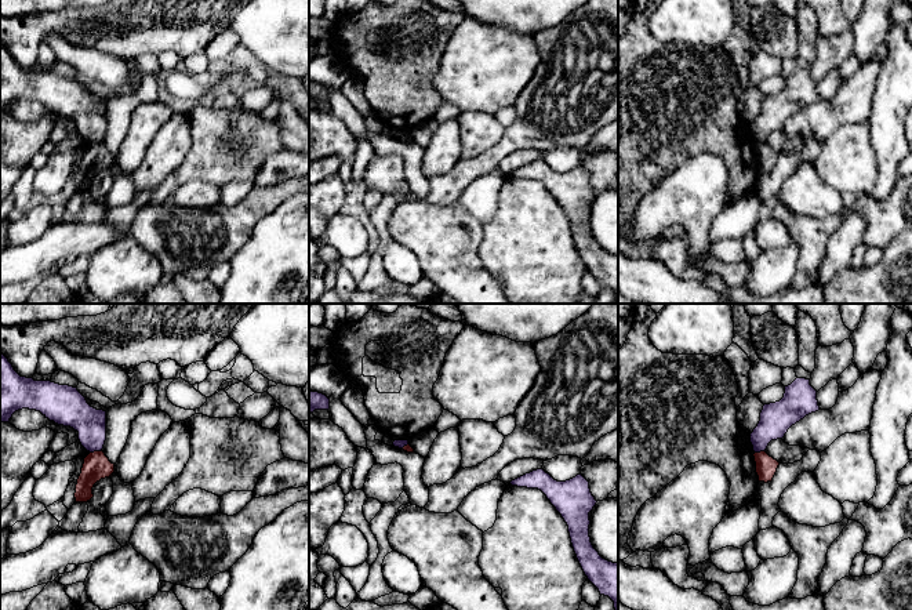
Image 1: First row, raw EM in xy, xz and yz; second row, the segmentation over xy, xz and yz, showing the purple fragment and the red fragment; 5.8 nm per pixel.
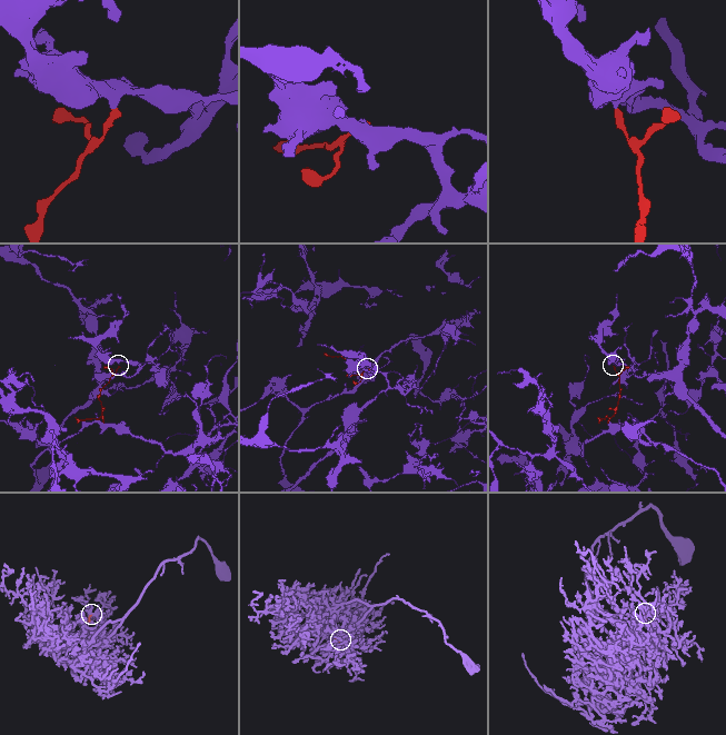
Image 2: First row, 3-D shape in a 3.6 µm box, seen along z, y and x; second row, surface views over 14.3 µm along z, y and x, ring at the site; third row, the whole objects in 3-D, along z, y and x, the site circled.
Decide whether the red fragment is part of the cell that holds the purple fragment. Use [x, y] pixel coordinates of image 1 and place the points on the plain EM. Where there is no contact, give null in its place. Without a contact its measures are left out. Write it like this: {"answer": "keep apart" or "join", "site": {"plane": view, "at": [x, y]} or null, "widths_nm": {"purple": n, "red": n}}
{"answer": "keep apart", "site": {"plane": "xy", "at": [95, 141]}, "widths_nm": {"purple": 180, "red": 160}}

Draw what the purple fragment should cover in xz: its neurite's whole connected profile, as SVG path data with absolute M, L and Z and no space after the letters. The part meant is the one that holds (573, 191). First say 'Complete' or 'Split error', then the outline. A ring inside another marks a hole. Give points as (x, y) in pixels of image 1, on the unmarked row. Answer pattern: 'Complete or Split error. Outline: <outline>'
Complete. Outline: M544 160L526 164L510 173L512 177L541 181L568 217L571 235L588 270L600 286L614 293L618 304L618 254L603 250L593 239L589 228L589 203L596 196L589 173L579 164L557 173Z

